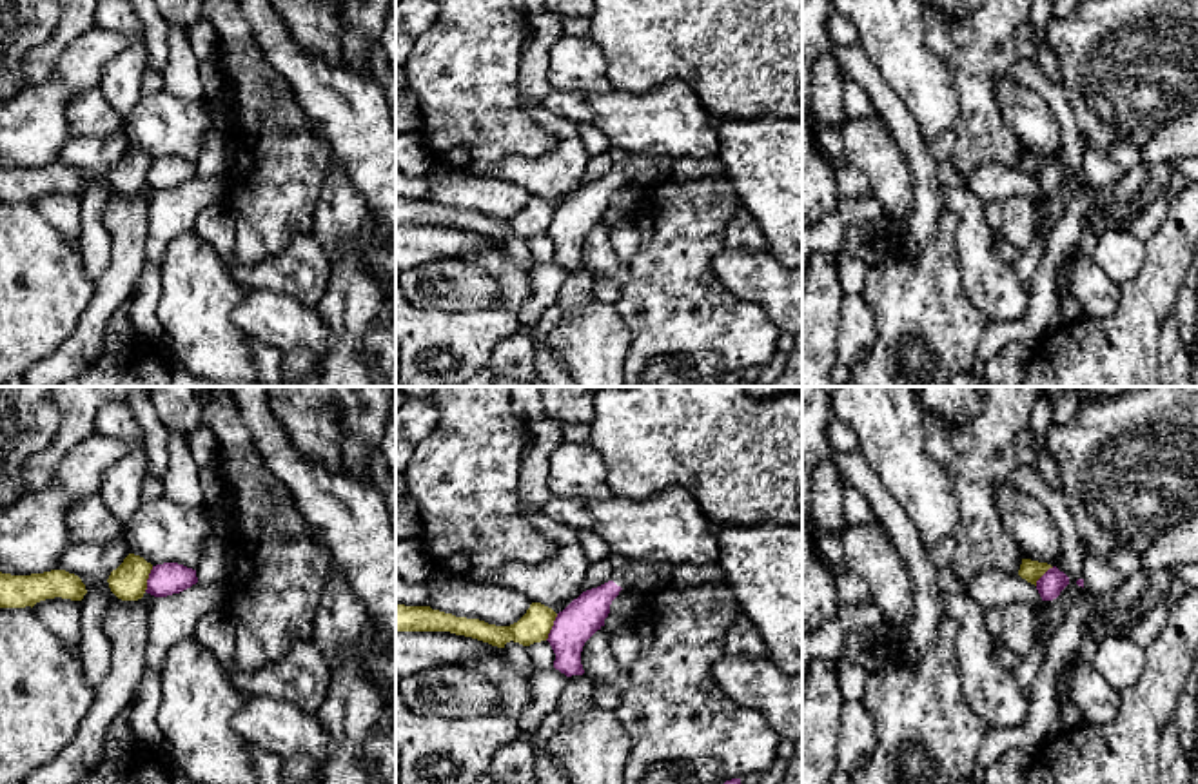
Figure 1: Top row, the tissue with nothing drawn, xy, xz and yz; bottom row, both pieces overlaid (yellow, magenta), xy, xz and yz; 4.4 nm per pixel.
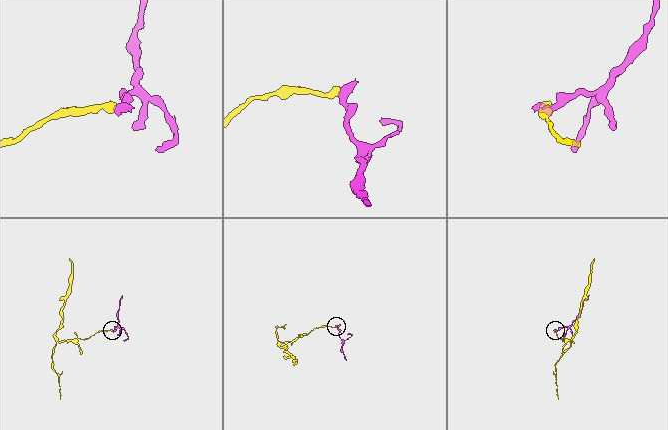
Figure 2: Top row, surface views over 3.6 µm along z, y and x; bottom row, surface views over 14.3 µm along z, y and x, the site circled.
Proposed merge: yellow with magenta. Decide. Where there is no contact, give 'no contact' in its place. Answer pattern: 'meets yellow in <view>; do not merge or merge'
meets yellow in xz; do not merge

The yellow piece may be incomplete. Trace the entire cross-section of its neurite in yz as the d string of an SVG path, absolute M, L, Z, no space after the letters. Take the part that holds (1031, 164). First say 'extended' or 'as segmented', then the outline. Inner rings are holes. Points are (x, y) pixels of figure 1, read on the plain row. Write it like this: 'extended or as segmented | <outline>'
as segmented | M1022 152L1018 169L1022 172L1026 172L1027 176L1036 180L1036 174L1049 163L1053 162L1047 156L1038 156L1038 154L1031 154L1031 152Z

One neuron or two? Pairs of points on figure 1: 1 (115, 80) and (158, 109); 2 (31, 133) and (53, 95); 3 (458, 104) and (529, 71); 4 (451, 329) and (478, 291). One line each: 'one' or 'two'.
1: two
2: one
3: two
4: two

